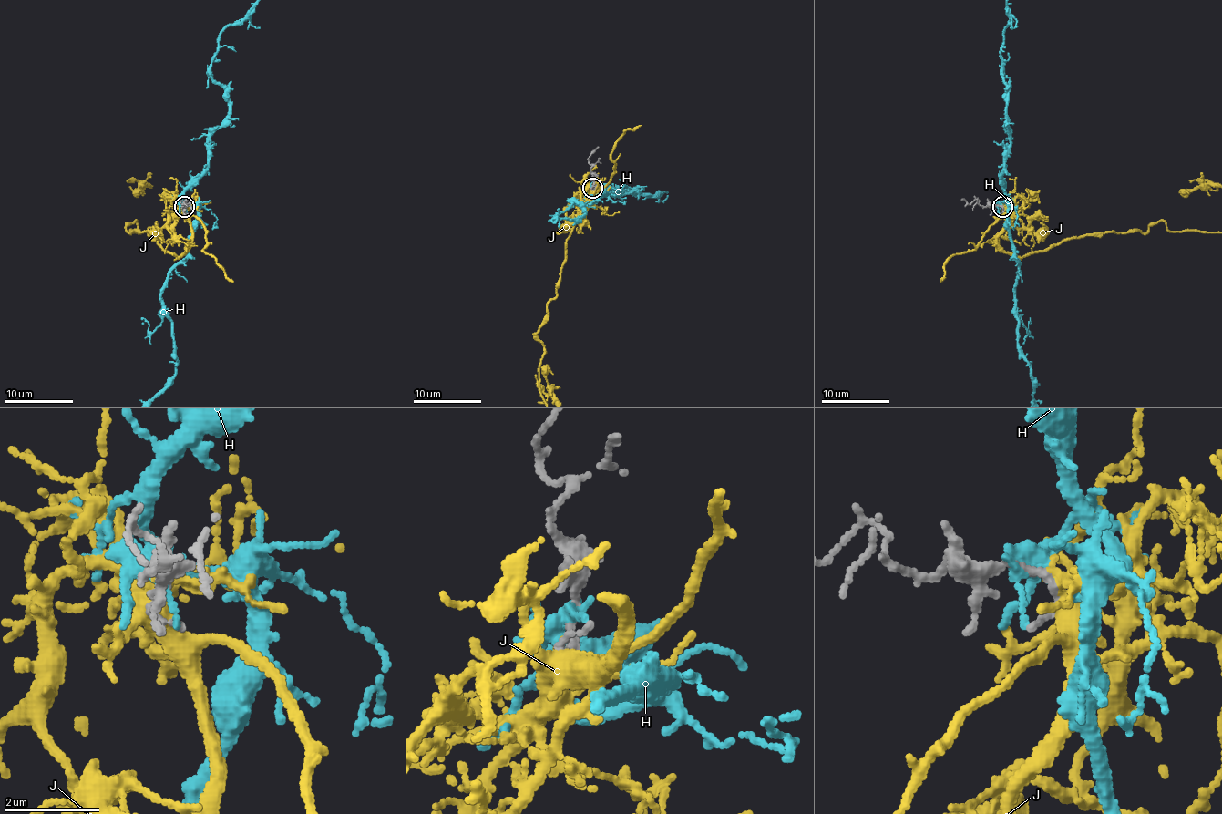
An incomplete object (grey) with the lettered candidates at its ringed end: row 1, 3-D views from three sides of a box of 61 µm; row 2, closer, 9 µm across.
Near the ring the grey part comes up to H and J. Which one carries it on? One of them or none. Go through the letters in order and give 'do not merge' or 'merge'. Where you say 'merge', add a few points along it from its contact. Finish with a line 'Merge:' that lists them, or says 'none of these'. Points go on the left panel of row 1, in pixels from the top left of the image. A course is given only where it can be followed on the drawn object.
H: do not merge
J: merge; it runs (185, 208), (192, 243), (182, 255), (126, 228), (156, 231), (171, 202), (167, 180), (132, 194)
Merge: J

